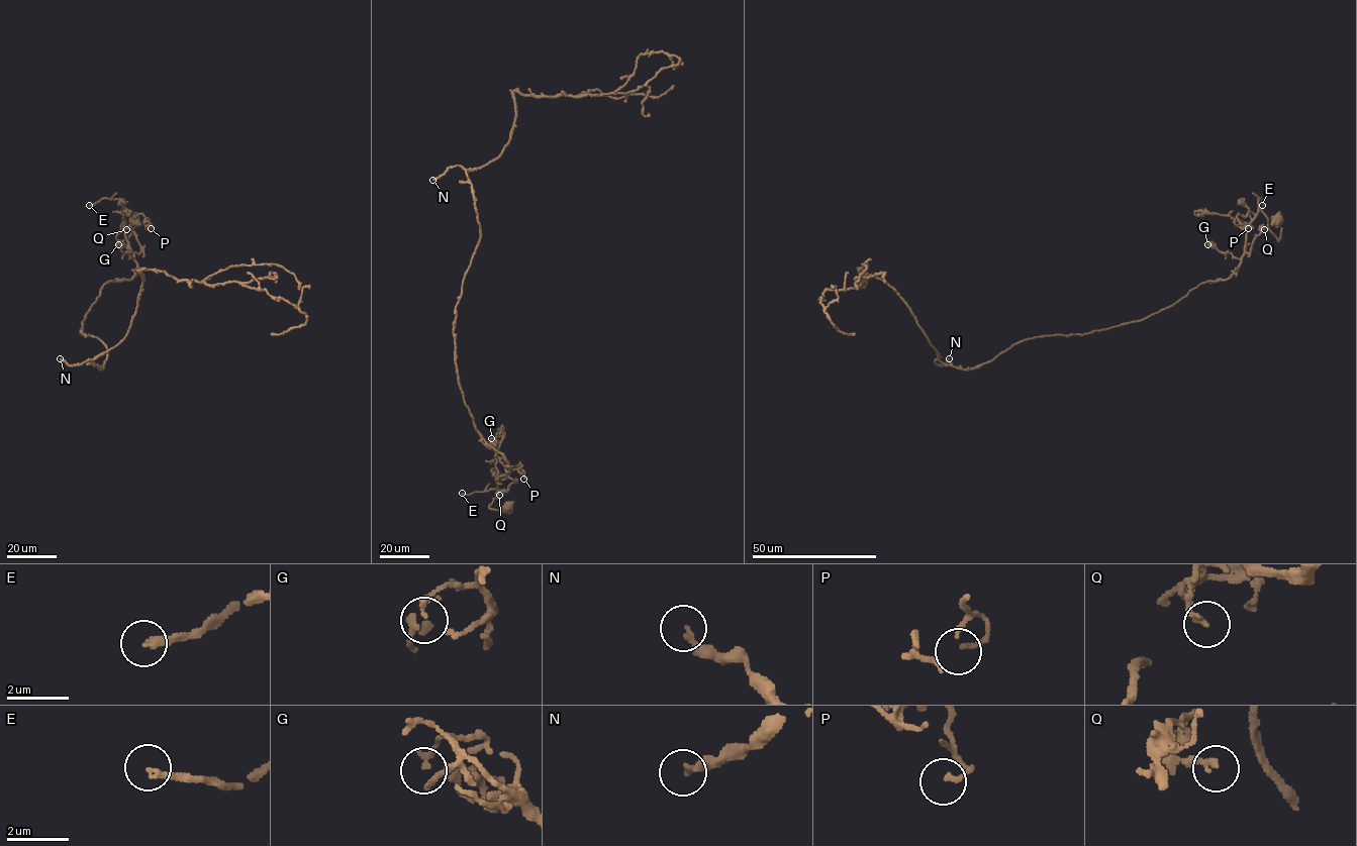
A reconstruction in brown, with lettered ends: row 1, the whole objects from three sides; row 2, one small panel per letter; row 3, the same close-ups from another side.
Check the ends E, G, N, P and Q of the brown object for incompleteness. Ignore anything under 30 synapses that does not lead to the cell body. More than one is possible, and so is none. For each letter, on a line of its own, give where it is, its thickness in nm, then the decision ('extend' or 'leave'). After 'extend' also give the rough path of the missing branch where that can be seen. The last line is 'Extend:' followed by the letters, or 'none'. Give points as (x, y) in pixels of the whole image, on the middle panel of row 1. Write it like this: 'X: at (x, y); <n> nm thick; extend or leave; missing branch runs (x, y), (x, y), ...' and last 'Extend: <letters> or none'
E: at (462, 493); 200 nm thick; extend; missing branch runs (462, 493), (441, 487), (441, 480), (447, 476), (448, 469), (443, 468)
G: at (491, 438); 180 nm thick; leave
N: at (432, 180); 180 nm thick; leave
P: at (523, 479); 140 nm thick; leave
Q: at (499, 495); 200 nm thick; leave
Extend: E

